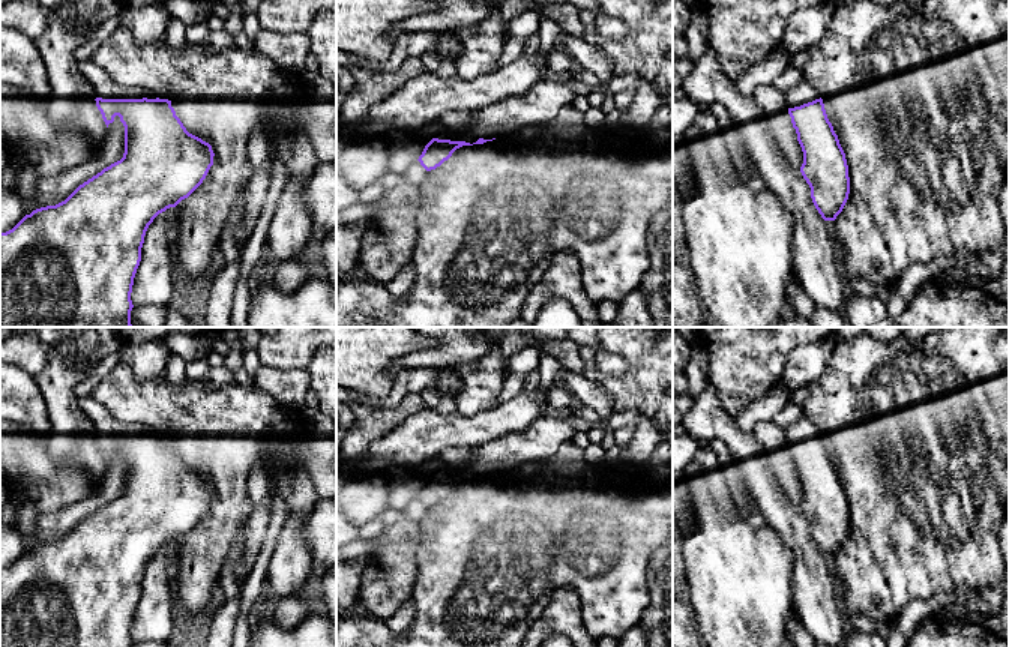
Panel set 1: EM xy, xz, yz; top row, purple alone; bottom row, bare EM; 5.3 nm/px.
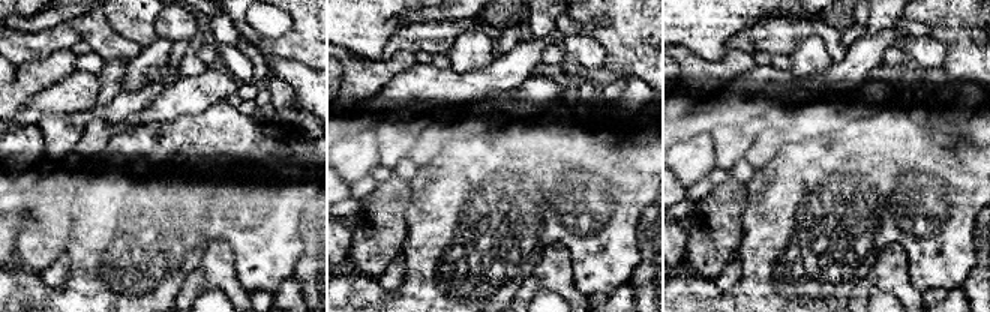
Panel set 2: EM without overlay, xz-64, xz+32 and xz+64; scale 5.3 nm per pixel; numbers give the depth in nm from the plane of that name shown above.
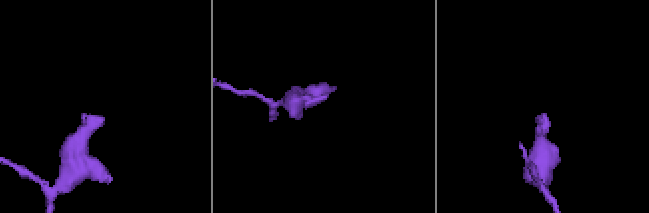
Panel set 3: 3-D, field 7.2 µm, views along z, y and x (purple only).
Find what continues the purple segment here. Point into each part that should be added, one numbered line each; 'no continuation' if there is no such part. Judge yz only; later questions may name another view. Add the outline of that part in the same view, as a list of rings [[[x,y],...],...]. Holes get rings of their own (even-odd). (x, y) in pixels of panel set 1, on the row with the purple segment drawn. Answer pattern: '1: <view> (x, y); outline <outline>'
1: yz (804, 92); outline [[[802,80],[797,86],[790,89],[784,95],[787,108],[800,107],[803,104],[820,99],[817,90],[806,80]]]

